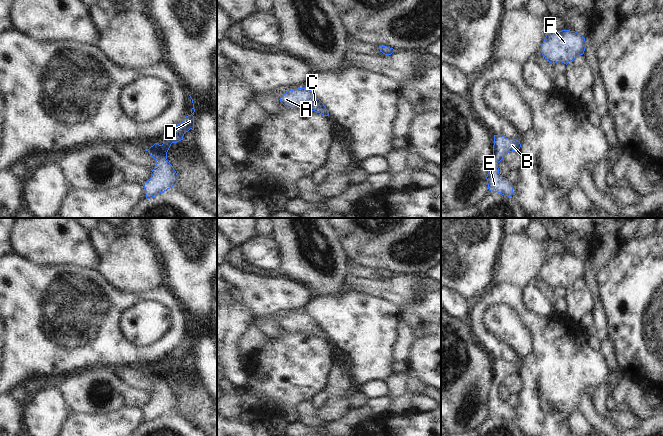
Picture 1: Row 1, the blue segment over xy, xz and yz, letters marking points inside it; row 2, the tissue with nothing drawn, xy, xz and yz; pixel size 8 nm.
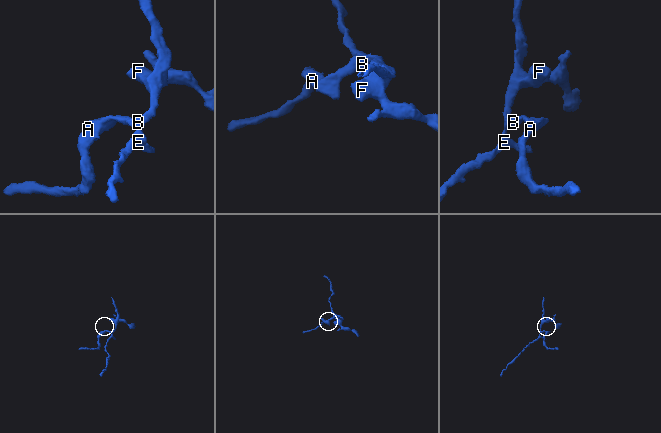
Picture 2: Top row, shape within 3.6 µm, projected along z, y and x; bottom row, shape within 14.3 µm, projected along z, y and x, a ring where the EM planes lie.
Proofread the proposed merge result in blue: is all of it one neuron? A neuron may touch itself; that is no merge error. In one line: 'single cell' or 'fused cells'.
single cell

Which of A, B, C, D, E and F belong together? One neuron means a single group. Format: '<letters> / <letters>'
A B C D E F

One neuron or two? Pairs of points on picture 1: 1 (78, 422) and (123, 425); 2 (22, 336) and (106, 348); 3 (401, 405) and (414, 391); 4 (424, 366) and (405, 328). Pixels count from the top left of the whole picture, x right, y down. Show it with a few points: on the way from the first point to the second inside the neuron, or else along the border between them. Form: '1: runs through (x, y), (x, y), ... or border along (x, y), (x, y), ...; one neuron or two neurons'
1: runs through (89, 425), (112, 425); one neuron
2: runs through (43, 337), (50, 342), (85, 341); one neuron
3: runs through (404, 402), (411, 394); one neuron
4: border along (408, 321), (413, 327), (415, 342), (407, 361); two neurons

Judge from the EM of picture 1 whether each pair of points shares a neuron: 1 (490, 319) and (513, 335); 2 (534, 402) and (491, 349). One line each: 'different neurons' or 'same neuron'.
1: same neuron
2: same neuron

